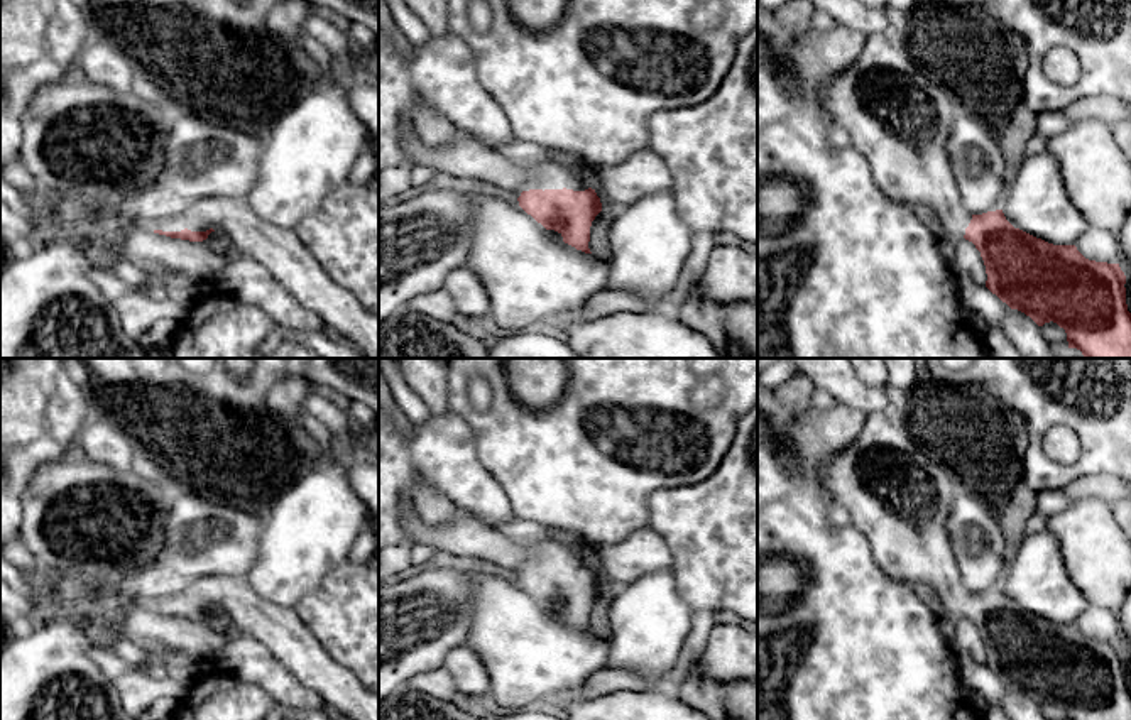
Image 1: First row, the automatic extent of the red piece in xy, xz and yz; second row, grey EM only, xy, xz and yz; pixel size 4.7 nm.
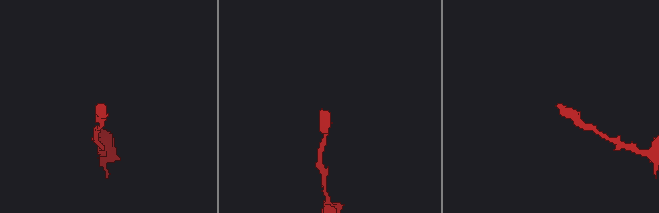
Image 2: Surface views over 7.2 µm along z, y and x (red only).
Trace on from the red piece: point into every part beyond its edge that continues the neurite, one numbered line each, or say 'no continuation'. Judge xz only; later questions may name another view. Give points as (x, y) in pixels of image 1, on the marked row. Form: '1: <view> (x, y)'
1: xz (643, 173)

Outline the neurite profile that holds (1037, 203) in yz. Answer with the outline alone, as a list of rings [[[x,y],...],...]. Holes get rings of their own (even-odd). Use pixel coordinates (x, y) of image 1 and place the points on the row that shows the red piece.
[[[1043,147],[1024,157],[1001,210],[1014,228],[1053,245],[1075,245],[1090,226],[1067,194],[1058,161]]]

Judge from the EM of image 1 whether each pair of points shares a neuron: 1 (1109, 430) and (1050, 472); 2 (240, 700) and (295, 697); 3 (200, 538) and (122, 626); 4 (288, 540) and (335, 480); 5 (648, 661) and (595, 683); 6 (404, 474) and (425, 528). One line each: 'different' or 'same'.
1: same
2: different
3: different
4: same
5: different
6: different

